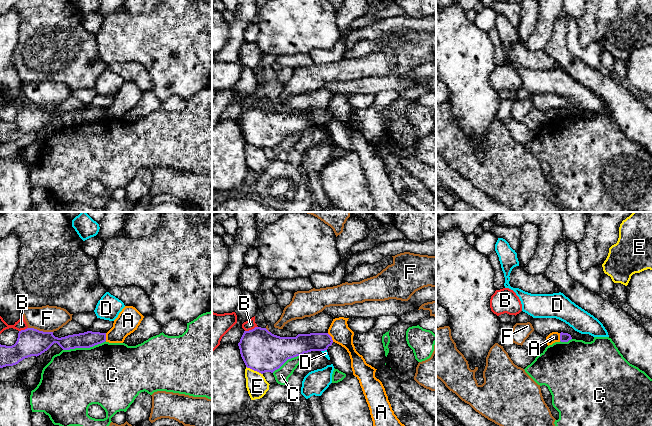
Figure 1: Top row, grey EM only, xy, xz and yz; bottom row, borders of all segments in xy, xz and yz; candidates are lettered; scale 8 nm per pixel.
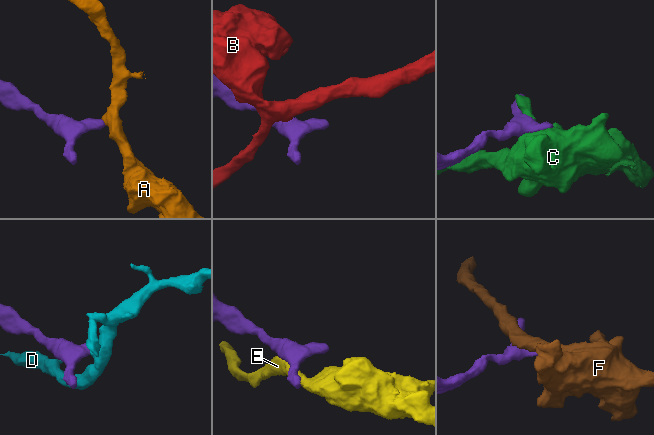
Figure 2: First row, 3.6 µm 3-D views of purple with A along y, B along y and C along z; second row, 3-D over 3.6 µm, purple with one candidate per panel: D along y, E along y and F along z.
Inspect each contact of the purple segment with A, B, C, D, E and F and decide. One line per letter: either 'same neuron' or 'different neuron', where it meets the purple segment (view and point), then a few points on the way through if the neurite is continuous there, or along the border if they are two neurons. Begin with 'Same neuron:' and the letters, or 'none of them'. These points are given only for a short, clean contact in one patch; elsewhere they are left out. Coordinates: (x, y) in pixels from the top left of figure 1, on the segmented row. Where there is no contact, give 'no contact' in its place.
Same neuron: none of them
A: different neuron | xz (331, 337) | along xz (327, 333), (333, 341)
B: different neuron | xz (252, 329)
C: different neuron | xy (84, 347)
D: different neuron | xz (323, 350) | along xz (326, 349), (321, 351)
E: different neuron | xz (254, 370)
F: different neuron | xy (40, 331) | along xy (28, 327), (52, 332)

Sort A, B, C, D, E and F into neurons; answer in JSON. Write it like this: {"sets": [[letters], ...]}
{"sets": [["A"], ["B"], ["C"], ["D"], ["E"], ["F"]]}

